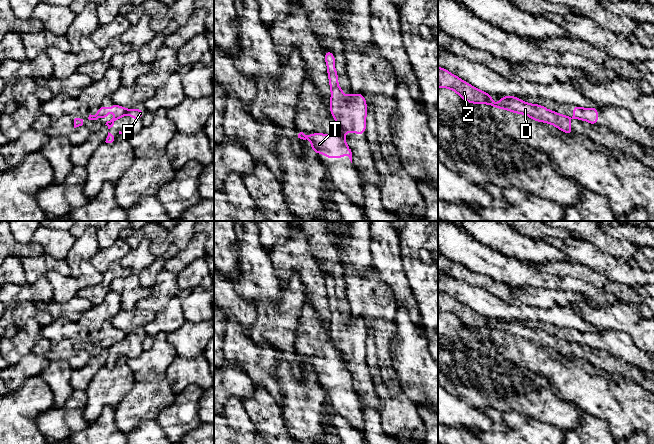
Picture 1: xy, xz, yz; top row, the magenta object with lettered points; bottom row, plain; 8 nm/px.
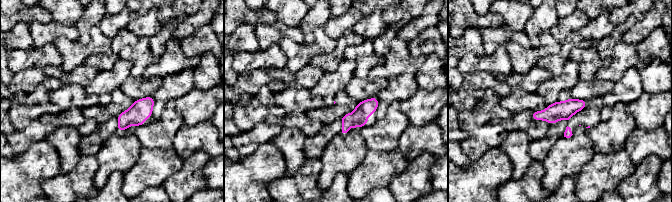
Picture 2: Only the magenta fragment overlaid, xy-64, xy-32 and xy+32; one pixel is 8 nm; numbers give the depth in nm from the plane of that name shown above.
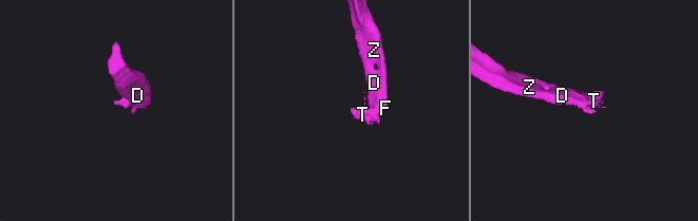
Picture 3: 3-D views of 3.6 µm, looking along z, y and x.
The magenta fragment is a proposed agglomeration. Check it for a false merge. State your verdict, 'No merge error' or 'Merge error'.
Merge error

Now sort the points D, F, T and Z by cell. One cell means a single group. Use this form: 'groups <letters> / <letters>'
groups D F Z / T

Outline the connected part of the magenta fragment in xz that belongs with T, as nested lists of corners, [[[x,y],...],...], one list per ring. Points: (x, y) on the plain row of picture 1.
[[[300,356],[298,362],[309,364],[312,367],[311,373],[315,378],[323,377],[325,382],[335,383],[342,382],[347,378],[352,387],[352,376],[346,368],[346,363],[342,357],[312,357],[309,360],[306,360],[303,356]]]

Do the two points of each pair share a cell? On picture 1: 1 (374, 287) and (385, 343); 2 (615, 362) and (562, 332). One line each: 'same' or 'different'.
1: same
2: different

